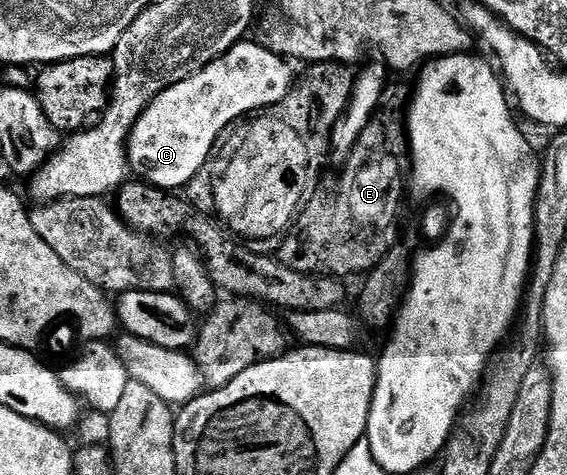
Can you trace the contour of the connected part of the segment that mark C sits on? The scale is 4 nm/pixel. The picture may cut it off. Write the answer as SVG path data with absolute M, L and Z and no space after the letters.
M242 40L231 47L221 58L207 64L202 70L196 70L190 78L167 88L145 109L129 133L127 149L132 173L138 179L161 190L177 192L188 187L196 173L206 169L209 153L218 136L237 118L251 114L254 110L262 110L264 106L275 104L287 96L287 92L295 81L294 67L278 54L257 45L252 40Z

